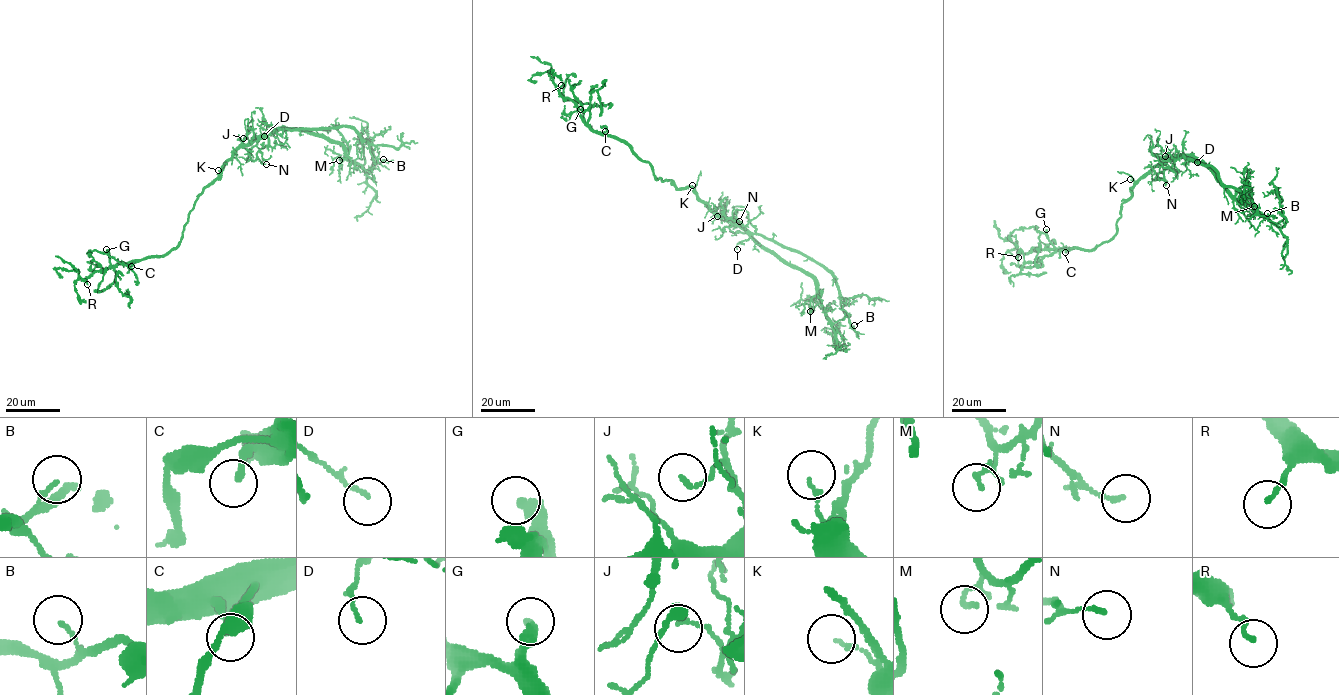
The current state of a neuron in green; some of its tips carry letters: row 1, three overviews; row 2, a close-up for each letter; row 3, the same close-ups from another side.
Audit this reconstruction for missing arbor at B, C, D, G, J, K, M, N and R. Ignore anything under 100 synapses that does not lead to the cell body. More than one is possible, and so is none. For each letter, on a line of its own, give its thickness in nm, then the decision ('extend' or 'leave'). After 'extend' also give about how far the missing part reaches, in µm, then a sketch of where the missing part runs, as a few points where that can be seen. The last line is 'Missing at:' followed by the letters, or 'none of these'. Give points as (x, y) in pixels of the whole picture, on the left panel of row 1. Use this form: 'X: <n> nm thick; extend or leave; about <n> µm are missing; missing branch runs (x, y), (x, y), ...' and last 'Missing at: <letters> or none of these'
B: 130 nm thick; leave
C: 200 nm thick; leave
D: 110 nm thick; leave
G: 400 nm thick; leave
J: 120 nm thick; leave
K: 110 nm thick; leave
M: 110 nm thick; leave
N: 130 nm thick; leave
R: 140 nm thick; leave
Missing at: none of these

